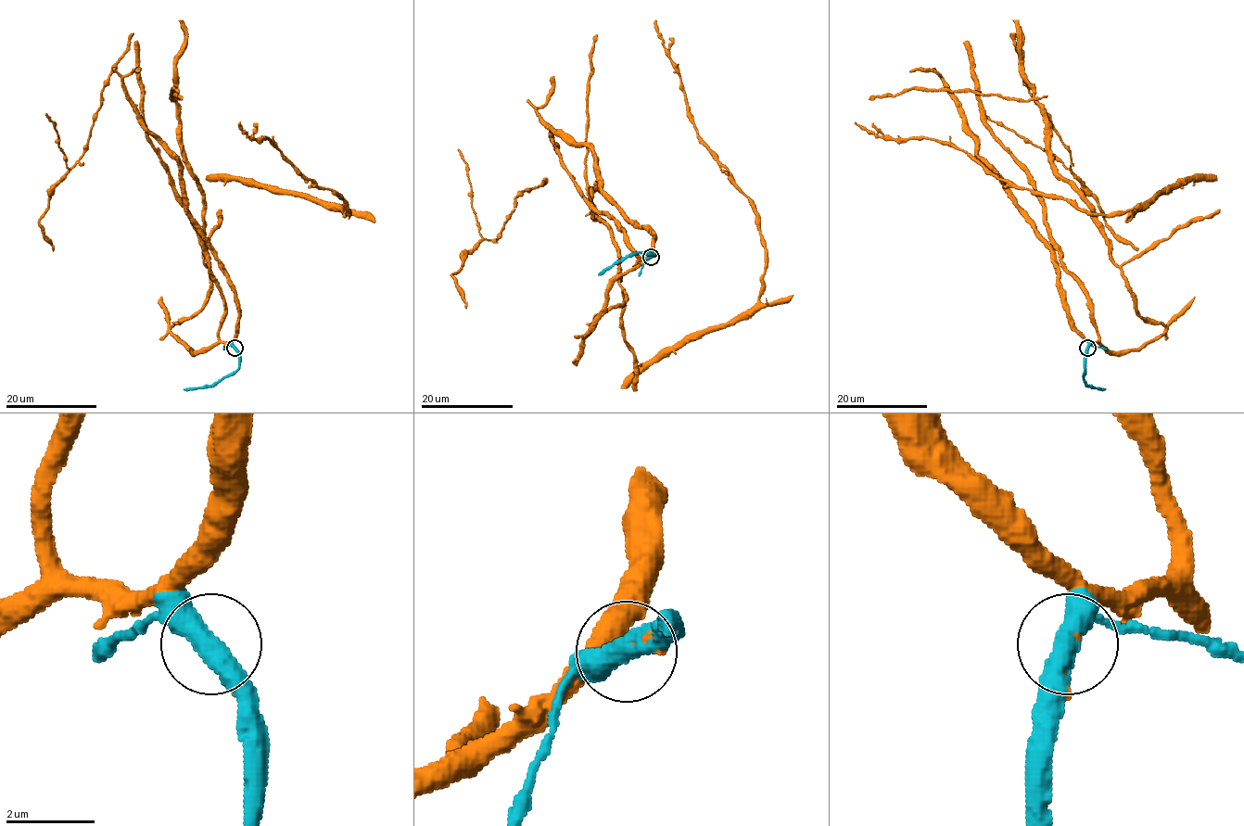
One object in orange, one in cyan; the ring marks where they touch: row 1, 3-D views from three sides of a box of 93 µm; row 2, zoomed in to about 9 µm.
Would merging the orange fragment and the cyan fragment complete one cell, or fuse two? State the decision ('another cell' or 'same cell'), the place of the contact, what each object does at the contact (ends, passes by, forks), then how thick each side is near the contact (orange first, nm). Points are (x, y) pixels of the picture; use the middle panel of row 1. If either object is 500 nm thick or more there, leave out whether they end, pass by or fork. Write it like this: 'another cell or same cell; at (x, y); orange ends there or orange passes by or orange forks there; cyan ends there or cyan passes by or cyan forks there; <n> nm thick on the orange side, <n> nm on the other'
same cell; at (651, 257); orange passes by; cyan passes by; 300 nm thick on the orange side, 400 nm on the other

